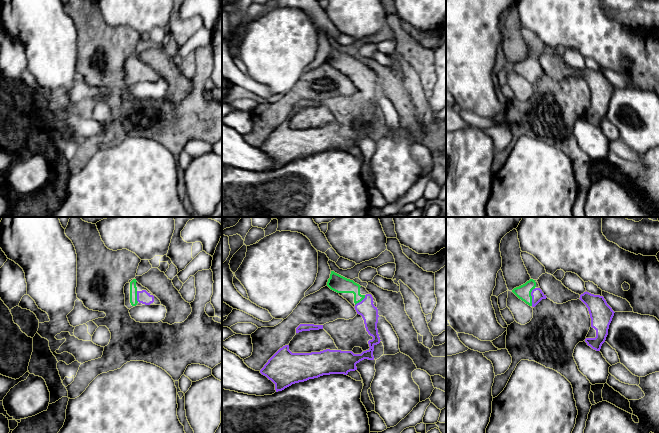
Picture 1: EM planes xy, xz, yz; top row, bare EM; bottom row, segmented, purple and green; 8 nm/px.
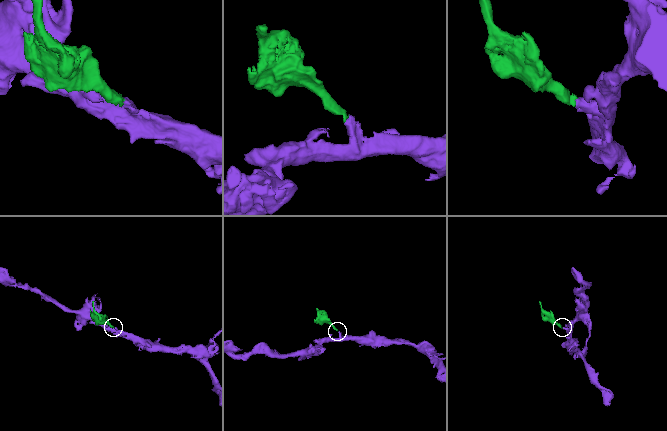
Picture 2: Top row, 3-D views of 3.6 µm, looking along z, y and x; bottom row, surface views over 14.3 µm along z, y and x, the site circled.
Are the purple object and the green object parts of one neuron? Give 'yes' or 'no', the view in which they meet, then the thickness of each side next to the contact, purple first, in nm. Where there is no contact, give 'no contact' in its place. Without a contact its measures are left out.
yes | yz | 100/120 nm

